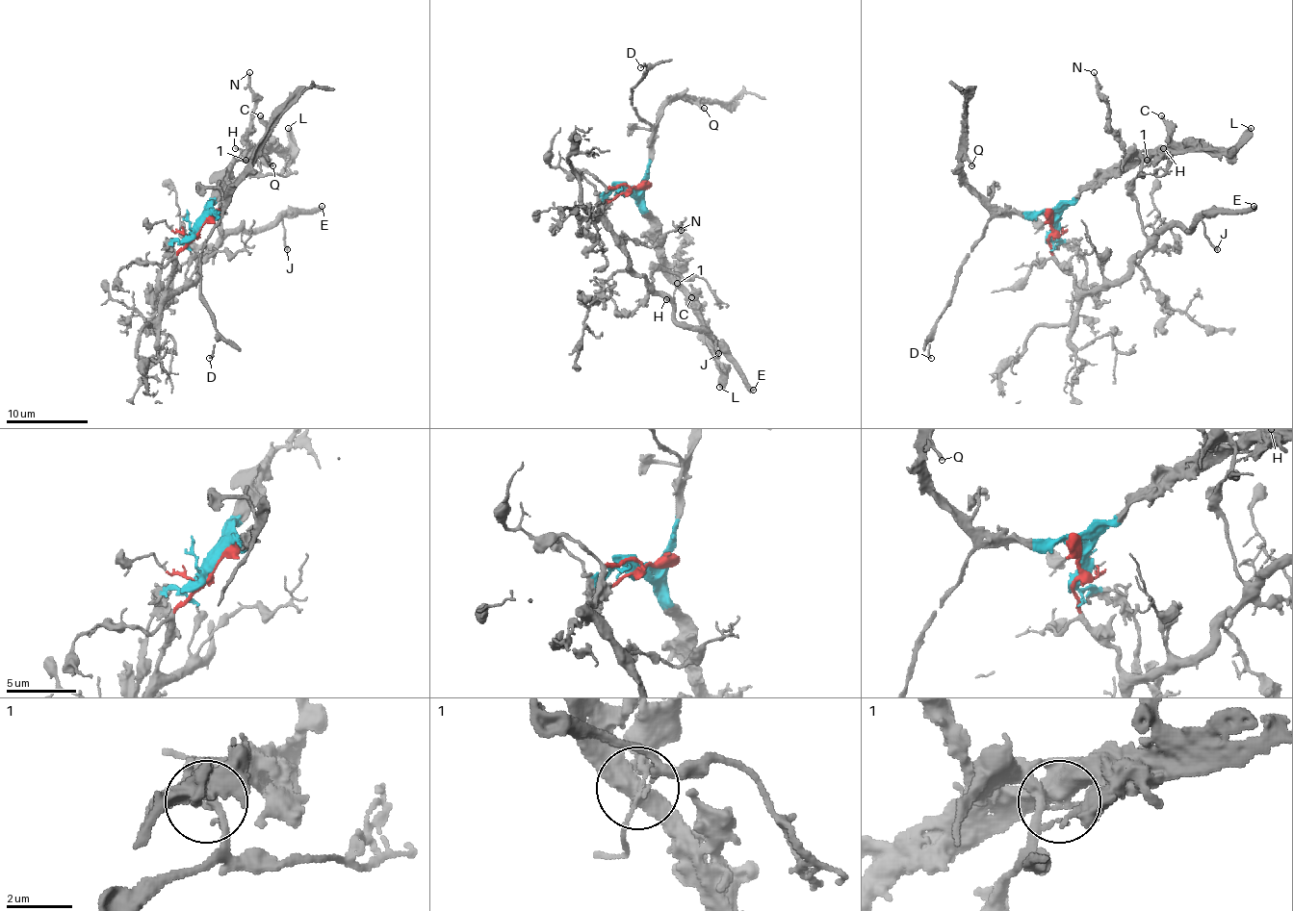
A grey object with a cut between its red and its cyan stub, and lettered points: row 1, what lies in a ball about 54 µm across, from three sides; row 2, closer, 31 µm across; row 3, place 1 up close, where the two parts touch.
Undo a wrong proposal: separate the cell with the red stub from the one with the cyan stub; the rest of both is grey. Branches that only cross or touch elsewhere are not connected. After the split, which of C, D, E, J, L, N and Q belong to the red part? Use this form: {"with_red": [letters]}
{"with_red": ["E", "J"]}

